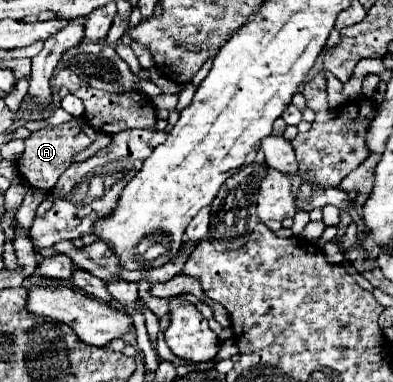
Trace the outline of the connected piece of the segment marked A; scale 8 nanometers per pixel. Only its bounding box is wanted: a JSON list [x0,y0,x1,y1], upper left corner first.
[16,121,92,191]

